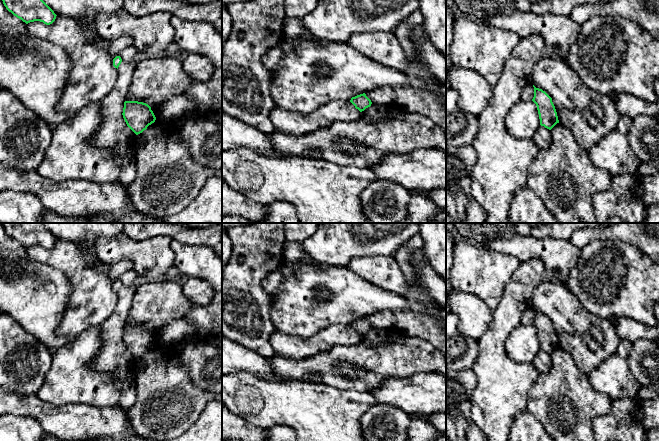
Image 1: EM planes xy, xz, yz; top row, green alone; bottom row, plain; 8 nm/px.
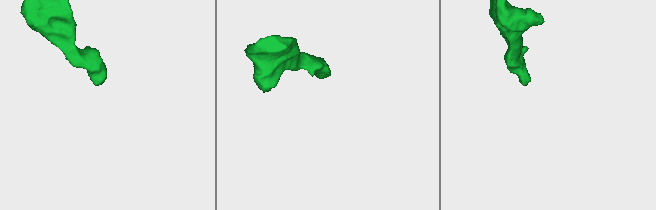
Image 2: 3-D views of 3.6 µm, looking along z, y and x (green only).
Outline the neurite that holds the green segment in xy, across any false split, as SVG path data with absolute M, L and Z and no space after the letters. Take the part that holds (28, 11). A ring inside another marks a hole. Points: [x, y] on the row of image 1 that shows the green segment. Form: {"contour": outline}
{"contour": "M2 0L6 9L26 24L34 21L52 24L54 11L43 0Z"}

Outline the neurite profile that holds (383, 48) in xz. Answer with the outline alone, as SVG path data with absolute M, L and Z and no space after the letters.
M392 32L354 33L346 44L376 63L402 72L409 63L399 41Z

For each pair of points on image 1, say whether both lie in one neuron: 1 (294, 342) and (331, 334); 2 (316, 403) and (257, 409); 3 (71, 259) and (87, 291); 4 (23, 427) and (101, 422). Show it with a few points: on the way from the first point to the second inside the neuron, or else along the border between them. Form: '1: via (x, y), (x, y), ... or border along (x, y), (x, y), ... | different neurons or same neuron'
1: via (303, 343), (319, 343), (322, 341) | same neuron
2: via (301, 403), (272, 403) | same neuron
3: via (76, 267), (87, 283) | same neuron
4: border along (19, 415), (32, 417), (44, 430) | different neurons

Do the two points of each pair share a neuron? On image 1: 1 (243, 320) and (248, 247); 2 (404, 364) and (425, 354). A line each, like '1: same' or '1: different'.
1: same
2: same

